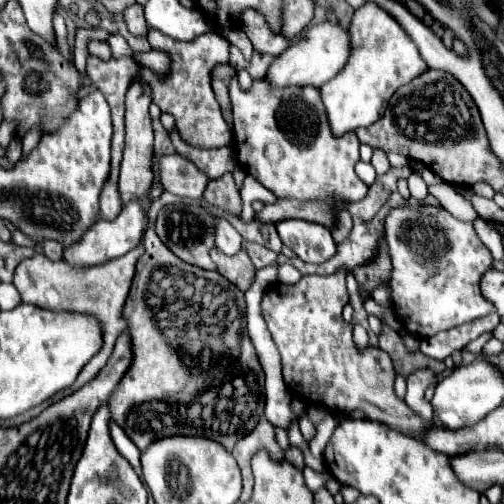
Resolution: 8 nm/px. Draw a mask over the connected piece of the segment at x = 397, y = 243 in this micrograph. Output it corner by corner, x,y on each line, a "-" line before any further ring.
404,206
394,208
386,218
386,242
392,258
392,280
390,280
390,296
396,314
404,320
404,328
410,334
418,334
420,338
432,338
442,330
450,330
454,326
472,322
490,312
496,312
494,306
480,292
480,276
490,270
492,254
480,242
474,226
470,222
456,220
450,212
434,206

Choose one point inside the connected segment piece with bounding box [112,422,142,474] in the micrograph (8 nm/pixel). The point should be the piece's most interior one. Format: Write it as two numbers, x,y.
125,446

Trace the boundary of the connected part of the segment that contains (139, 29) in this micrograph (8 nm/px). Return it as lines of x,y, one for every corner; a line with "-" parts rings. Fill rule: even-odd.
138,4
130,6
124,12
124,20
126,20
126,26
132,34
136,34
136,36
146,34
146,20
144,20
144,8
142,6
138,6

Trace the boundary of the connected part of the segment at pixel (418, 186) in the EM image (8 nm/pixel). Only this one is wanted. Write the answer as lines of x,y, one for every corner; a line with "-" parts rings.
410,174
410,178
408,178
408,188
410,188
410,194
412,194
414,200
418,200
418,202
424,202
424,200
426,200
428,190
426,190
424,180
422,180
418,174

